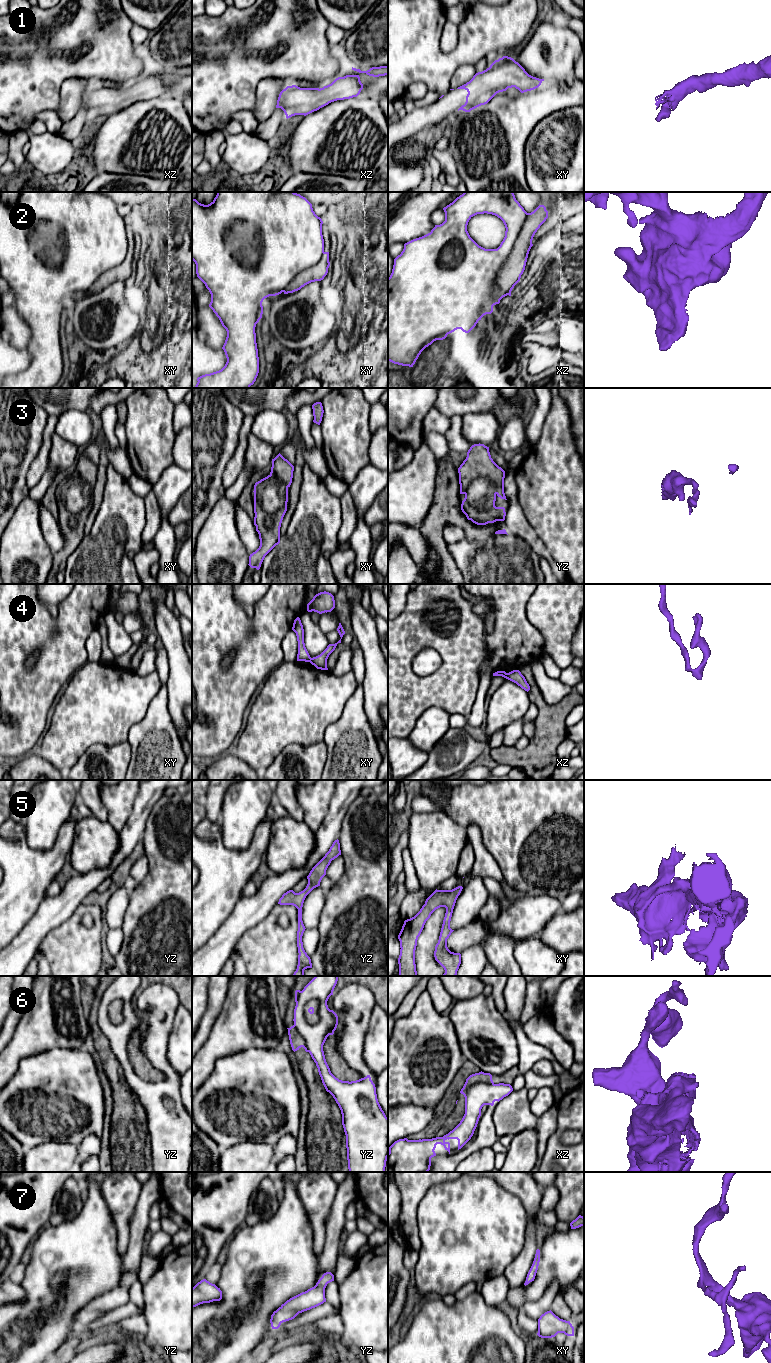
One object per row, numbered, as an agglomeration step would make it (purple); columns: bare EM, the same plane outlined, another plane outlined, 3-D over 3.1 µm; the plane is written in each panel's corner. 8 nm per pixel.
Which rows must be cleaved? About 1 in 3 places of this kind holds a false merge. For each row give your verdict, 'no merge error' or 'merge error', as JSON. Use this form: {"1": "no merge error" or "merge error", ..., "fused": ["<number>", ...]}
{"1": "no merge error", "2": "merge error", "3": "no merge error", "4": "merge error", "5": "no merge error", "6": "merge error", "7": "no merge error", "fused": ["2", "4", "6"]}

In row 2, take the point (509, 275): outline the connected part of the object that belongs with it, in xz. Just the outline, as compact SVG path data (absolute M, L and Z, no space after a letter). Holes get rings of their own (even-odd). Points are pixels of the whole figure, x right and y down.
M539 205L533 212L527 214L517 240L503 267L498 272L490 296L492 307L499 304L503 297L511 296L512 289L520 281L525 270L528 254L533 246L533 237L547 218L548 211L544 205Z

